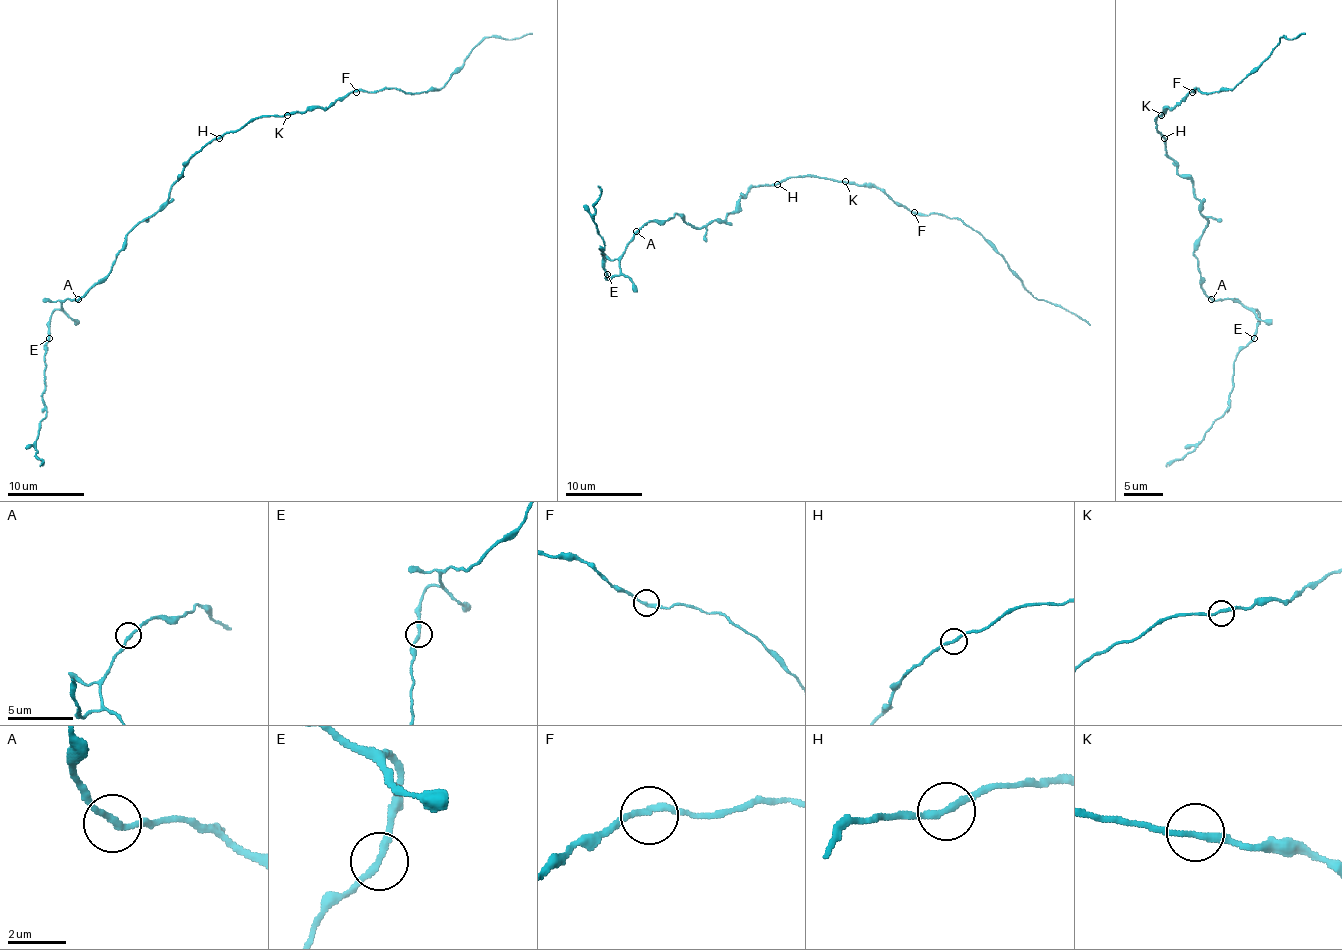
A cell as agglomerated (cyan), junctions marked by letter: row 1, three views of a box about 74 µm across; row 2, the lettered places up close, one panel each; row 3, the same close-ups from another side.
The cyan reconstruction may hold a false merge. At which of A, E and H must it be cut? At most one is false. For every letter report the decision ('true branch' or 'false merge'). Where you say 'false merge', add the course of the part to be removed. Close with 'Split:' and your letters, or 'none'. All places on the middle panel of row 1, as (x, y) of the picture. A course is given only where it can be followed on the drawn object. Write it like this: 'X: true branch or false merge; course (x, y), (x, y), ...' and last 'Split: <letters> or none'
A: true branch
E: true branch
H: false merge; course (778, 183), (786, 177), (814, 175), (880, 187), (912, 212), (959, 218), (997, 252), (1022, 285), (1089, 325)
Split: H

